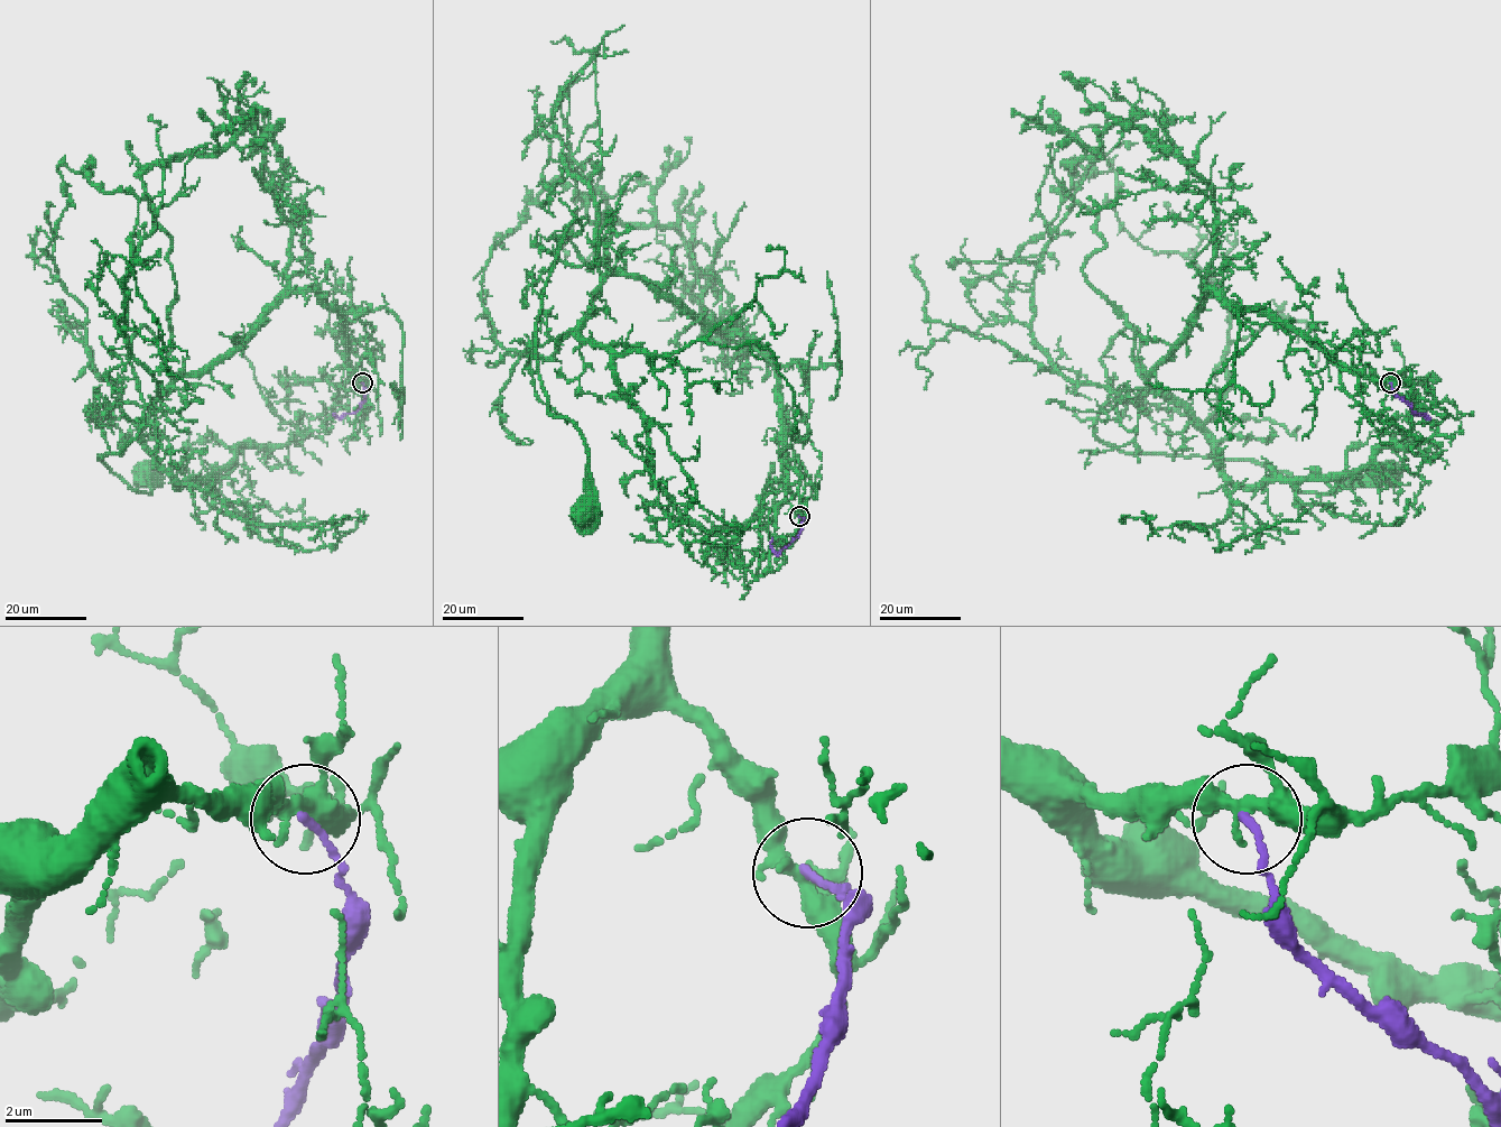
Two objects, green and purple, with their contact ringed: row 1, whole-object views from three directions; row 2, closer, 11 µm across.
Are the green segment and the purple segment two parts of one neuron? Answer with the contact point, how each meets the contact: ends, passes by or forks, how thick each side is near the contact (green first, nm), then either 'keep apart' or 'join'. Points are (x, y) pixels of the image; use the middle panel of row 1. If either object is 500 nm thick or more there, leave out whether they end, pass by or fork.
place (799, 516); green forks; purple ends; calibres 300 and 150 nm; keep apart

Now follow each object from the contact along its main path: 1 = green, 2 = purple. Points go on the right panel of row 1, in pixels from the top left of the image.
1: (1390, 382), (1208, 291), (1147, 375), (1140, 332), (1113, 340), (1095, 425), (1297, 490), (1384, 473)
2: (1390, 382), (1393, 391), (1416, 413), (1427, 417), (1413, 414)

